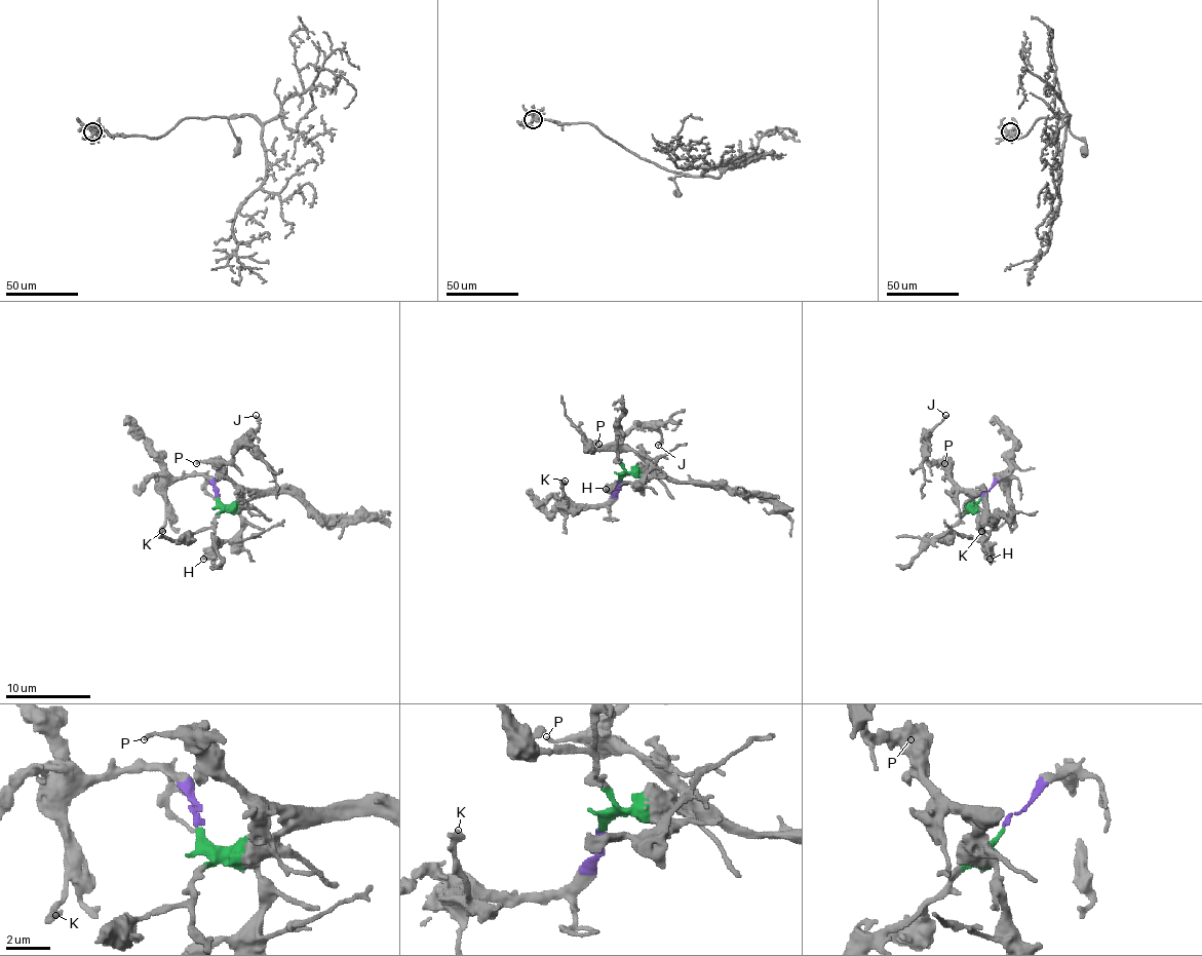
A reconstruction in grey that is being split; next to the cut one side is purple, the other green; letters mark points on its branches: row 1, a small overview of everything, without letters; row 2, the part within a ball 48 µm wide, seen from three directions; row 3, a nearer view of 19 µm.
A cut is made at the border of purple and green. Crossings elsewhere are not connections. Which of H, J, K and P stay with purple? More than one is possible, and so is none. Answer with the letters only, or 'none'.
K

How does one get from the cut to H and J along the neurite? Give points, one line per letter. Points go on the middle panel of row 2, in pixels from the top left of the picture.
H: (620, 480), (624, 475), (640, 475), (644, 480), (605, 488)
J: (620, 480), (626, 473), (650, 471), (650, 467), (622, 442), (634, 426), (652, 426), (660, 435), (658, 446)

